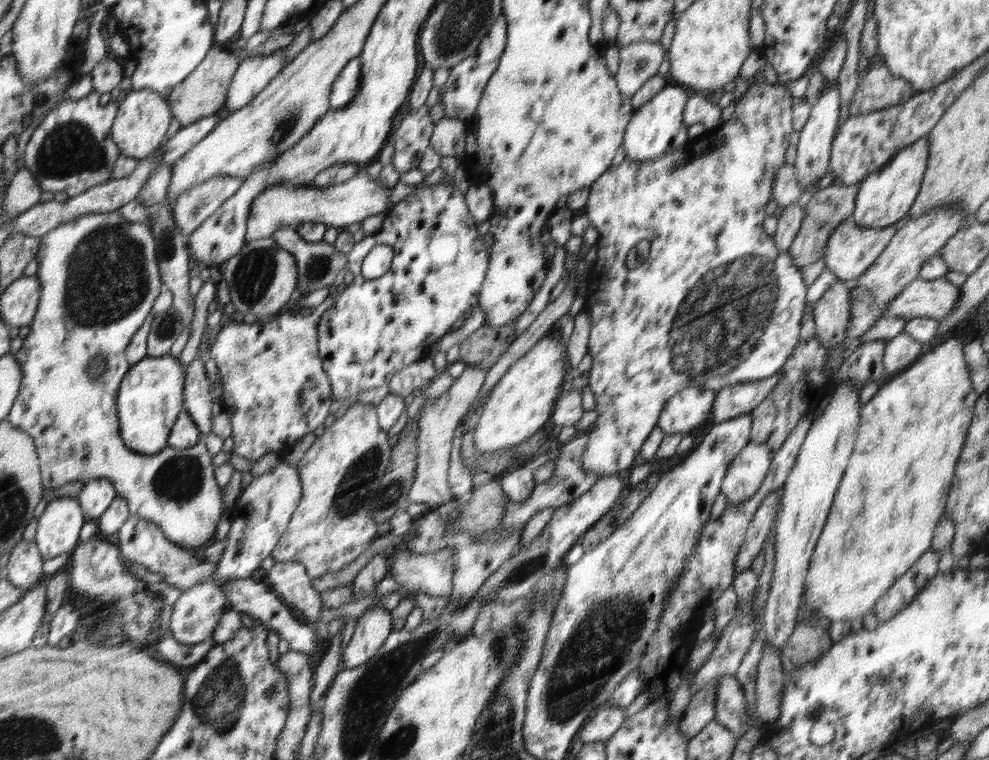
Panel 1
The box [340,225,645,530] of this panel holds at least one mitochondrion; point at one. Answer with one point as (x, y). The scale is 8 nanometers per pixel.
(392, 490)

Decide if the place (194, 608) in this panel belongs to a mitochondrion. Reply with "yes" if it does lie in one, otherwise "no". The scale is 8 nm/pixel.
no

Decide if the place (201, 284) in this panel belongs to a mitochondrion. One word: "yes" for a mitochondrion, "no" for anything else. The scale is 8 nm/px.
no

